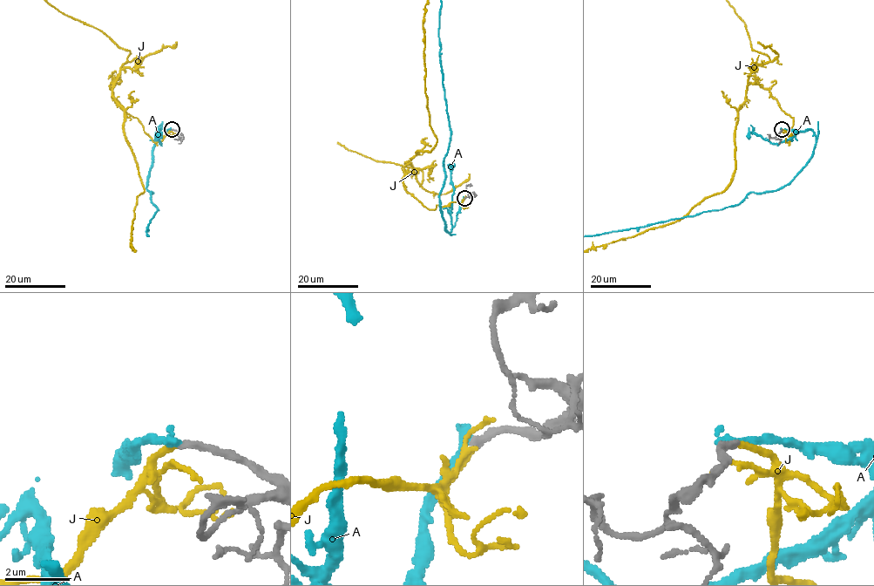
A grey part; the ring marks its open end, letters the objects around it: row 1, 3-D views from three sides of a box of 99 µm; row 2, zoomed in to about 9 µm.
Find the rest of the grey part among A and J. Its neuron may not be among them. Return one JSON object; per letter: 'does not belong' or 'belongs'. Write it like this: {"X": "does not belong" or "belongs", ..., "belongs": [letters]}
{"A": "does not belong", "J": "belongs", "belongs": ["J"]}

